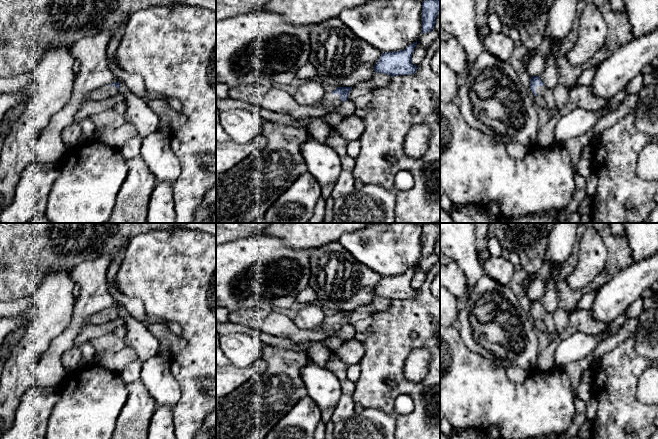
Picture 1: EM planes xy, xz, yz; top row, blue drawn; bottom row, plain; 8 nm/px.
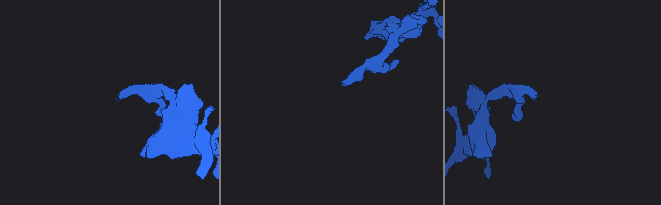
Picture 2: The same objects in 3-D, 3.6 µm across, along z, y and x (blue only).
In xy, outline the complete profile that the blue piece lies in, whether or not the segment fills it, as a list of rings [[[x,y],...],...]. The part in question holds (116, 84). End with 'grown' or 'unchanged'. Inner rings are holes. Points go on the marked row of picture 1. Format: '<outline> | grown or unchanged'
[[[115,82],[107,86],[104,86],[100,89],[91,92],[88,96],[88,100],[99,101],[112,98],[118,94],[119,87],[120,87],[119,82]]] | grown

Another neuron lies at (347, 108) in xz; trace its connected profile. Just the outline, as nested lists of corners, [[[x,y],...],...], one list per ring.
[[[345,100],[337,109],[335,109],[333,112],[339,113],[345,116],[350,116],[354,114],[356,110],[356,106],[353,103],[353,101]]]

